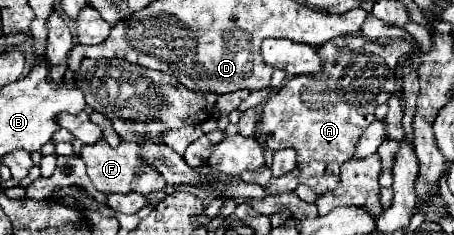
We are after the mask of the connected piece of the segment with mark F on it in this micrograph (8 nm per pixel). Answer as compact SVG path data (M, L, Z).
M99 139L93 145L83 145L79 157L87 165L87 175L97 191L103 193L129 193L131 181L135 179L135 173L139 167L145 165L145 161L139 157L139 145L133 141L121 141L119 147L109 147L105 139Z

